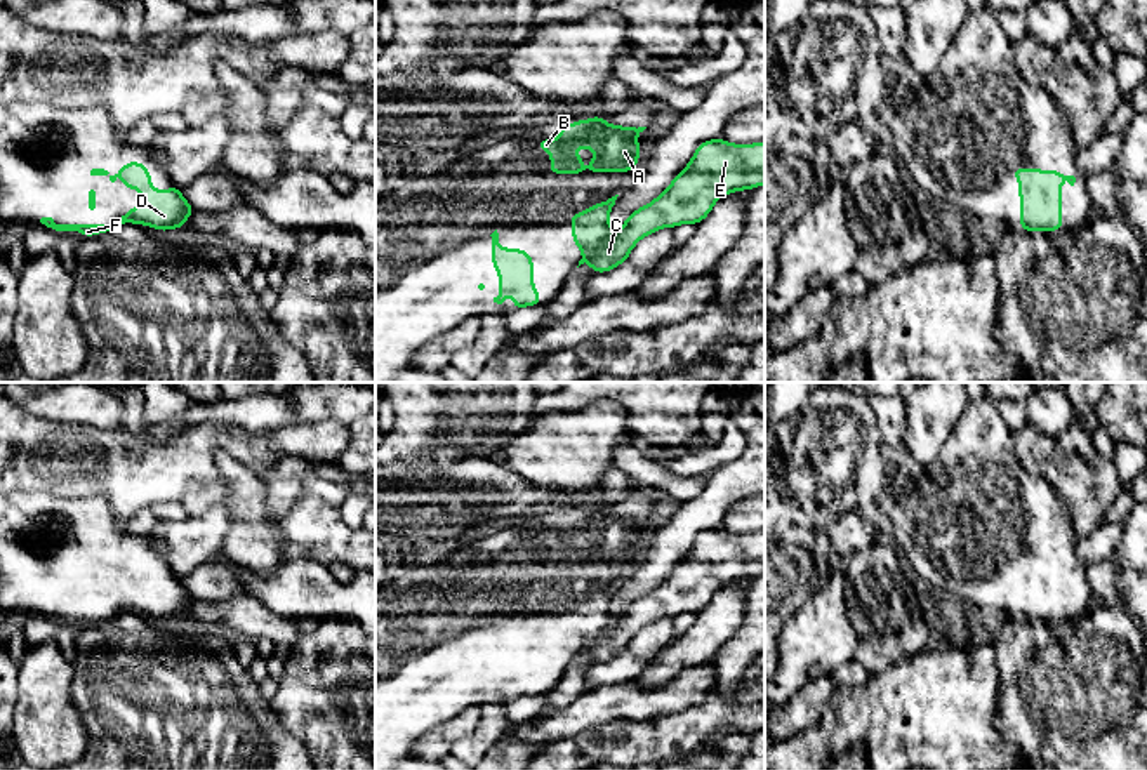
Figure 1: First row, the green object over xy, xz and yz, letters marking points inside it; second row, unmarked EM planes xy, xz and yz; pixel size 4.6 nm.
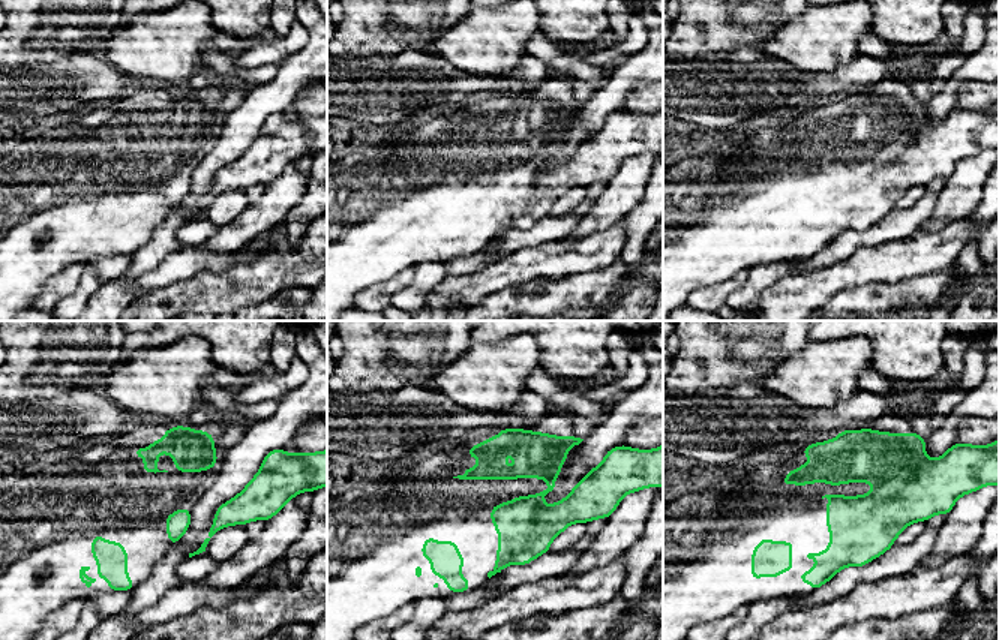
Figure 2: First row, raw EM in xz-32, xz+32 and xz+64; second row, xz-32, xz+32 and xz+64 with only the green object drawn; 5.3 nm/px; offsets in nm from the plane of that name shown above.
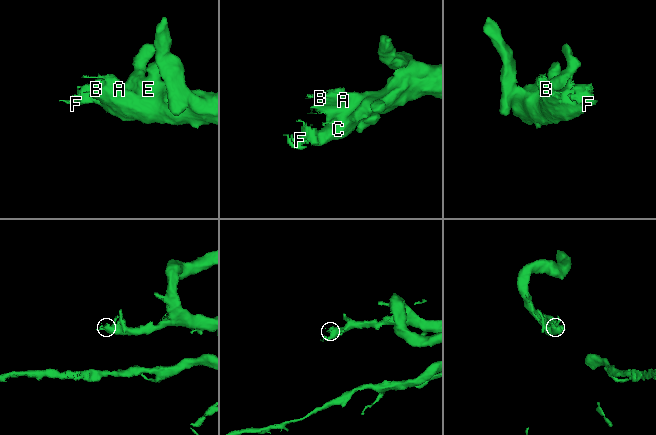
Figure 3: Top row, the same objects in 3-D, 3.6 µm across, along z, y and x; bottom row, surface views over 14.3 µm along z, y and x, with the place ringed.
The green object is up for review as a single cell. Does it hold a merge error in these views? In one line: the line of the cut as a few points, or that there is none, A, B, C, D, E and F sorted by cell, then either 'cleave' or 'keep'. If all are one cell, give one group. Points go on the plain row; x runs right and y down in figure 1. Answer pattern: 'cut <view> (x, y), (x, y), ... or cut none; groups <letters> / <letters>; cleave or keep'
cut none; groups A B C D E F; keep

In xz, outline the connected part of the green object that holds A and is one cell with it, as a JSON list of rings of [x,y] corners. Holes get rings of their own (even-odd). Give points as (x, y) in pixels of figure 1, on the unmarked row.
[[[594,504],[591,509],[568,509],[556,530],[547,527],[535,535],[551,542],[547,563],[634,561],[641,541],[638,523],[645,518],[610,514]],[[584,535],[594,542],[589,558],[582,556],[579,544]]]

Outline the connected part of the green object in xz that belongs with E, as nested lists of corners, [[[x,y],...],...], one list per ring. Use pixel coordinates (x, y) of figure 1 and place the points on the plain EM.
[[[707,528],[697,535],[671,574],[655,589],[629,603],[619,621],[612,619],[608,608],[619,584],[572,605],[572,627],[582,640],[579,655],[587,652],[593,662],[607,662],[626,652],[641,627],[662,617],[699,614],[723,584],[763,574],[765,530],[733,534]]]

